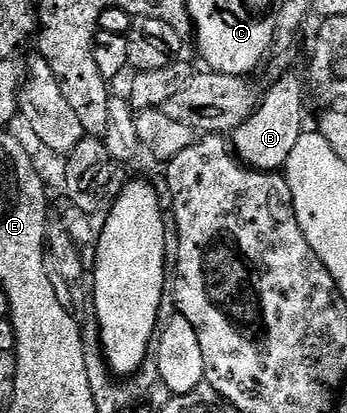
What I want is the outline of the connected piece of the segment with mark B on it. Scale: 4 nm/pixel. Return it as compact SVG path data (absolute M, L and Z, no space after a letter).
M286 73L258 102L258 110L232 134L232 148L235 157L243 165L258 169L262 173L276 173L285 170L288 155L292 155L296 143L300 143L304 132L302 124L306 121L306 105L302 100L306 97L307 86L294 73Z

